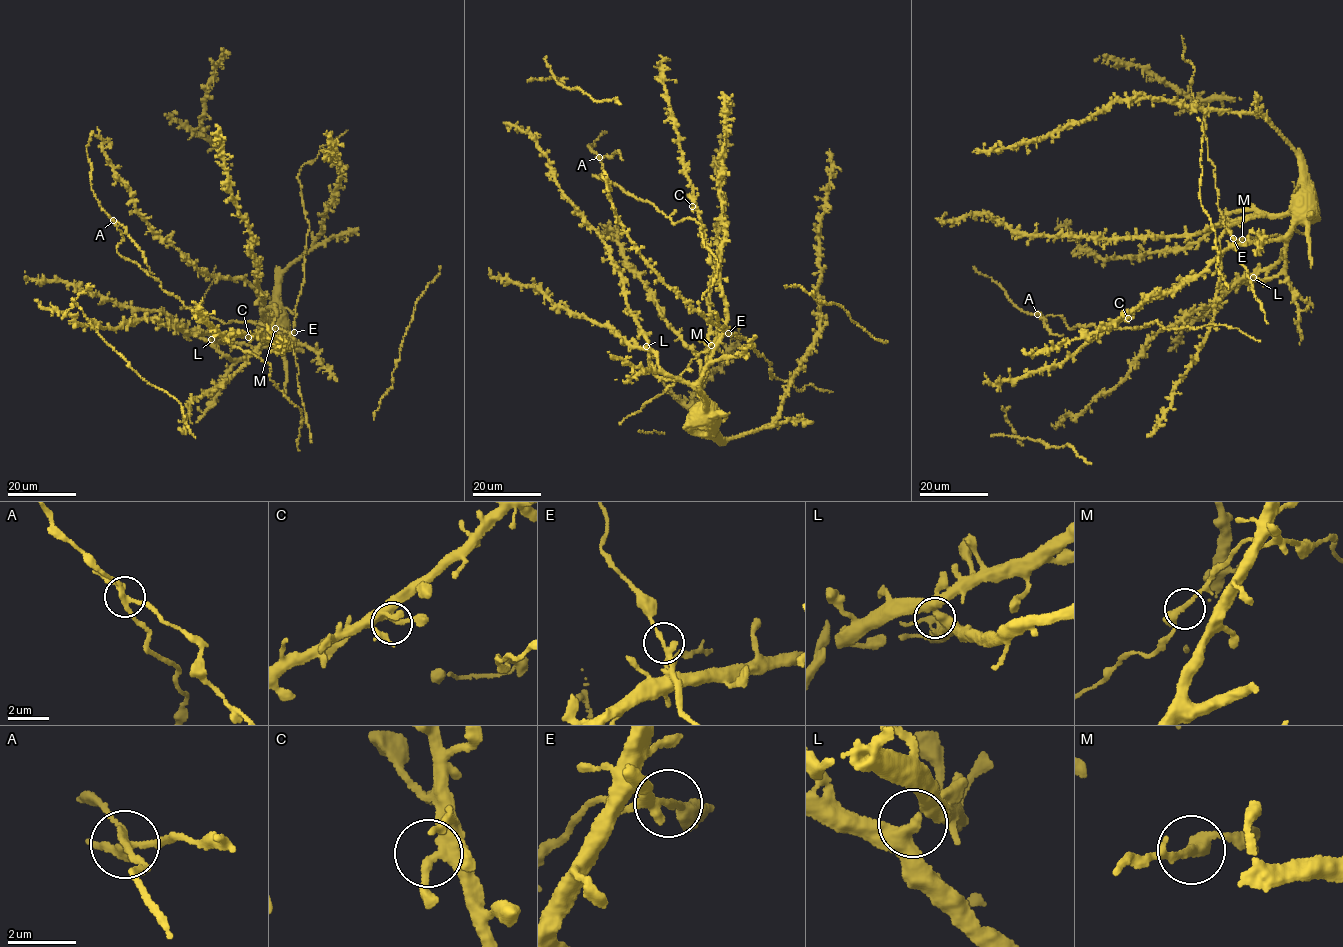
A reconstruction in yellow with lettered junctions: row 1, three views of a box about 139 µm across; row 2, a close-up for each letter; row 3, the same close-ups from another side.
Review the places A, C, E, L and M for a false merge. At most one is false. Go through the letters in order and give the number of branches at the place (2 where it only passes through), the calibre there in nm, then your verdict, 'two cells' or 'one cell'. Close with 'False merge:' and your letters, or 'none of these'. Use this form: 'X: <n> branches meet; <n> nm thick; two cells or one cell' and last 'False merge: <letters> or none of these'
A: 4 branches meet; 240 nm thick; two cells
C: 4 branches meet; 300 nm thick; one cell
E: 3 branches meet; 200 nm thick; one cell
L: 3 branches meet; 320 nm thick; one cell
M: 2 branches meet; 240 nm thick; one cell
False merge: A

